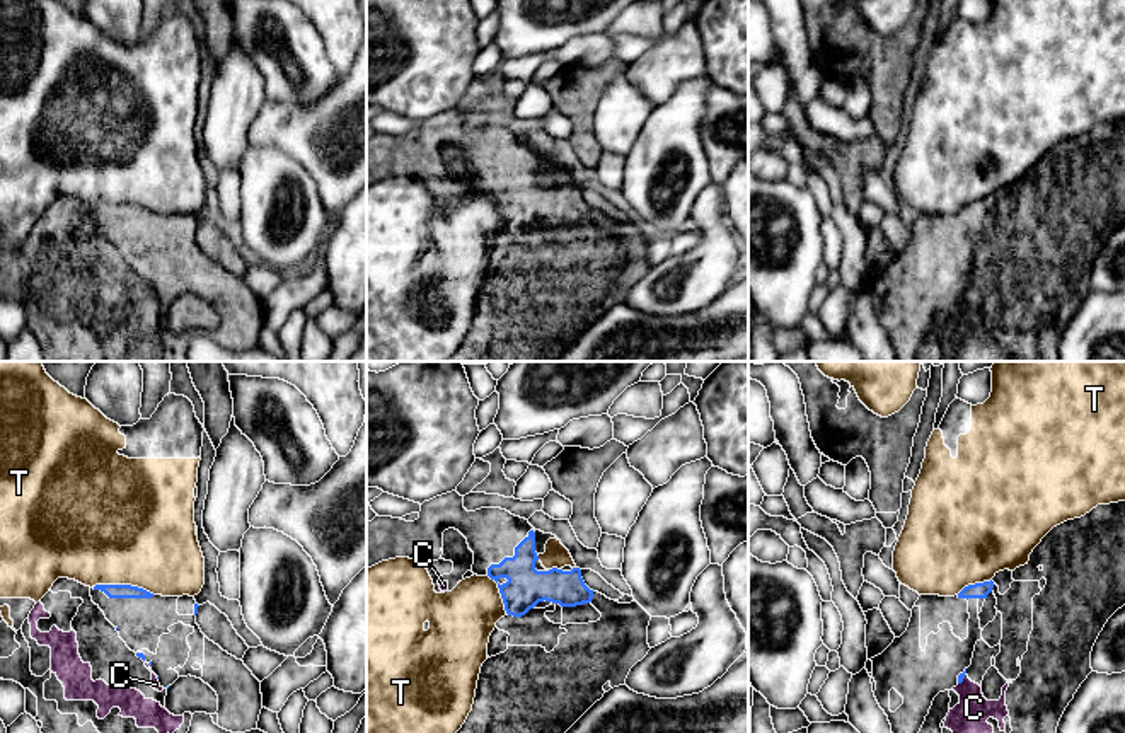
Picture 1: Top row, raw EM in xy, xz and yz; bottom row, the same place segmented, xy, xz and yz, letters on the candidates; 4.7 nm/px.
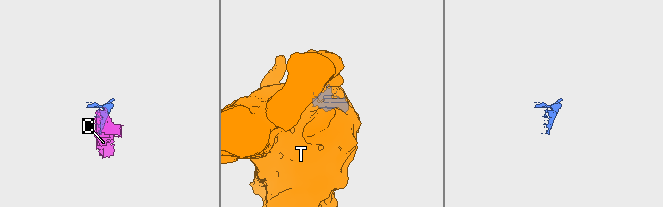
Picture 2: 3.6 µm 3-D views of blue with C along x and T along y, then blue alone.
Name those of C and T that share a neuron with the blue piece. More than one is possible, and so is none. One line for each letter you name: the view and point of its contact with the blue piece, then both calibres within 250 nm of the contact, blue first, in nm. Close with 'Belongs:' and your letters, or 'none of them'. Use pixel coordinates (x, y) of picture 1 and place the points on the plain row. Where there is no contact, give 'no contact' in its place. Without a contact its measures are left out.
C: contact yz (963, 295); calibres 30 and 180 nm
Belongs: C

